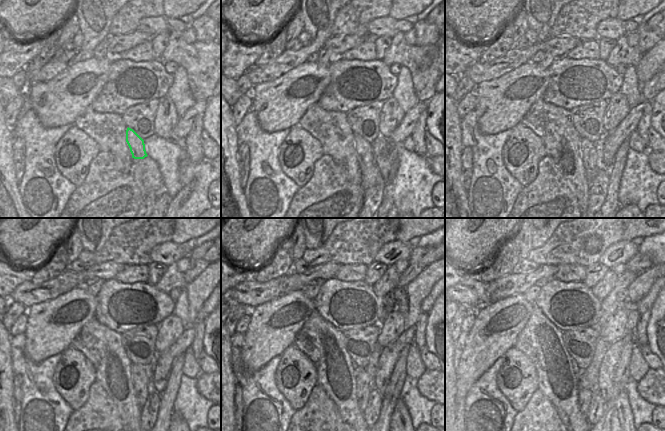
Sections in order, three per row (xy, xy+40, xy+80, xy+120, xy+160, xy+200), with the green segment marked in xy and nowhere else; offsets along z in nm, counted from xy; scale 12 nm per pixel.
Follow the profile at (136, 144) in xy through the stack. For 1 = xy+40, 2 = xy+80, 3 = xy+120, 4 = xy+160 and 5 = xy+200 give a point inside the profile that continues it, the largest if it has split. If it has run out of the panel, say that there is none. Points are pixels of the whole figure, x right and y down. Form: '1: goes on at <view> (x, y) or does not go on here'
1: goes on at xy+40 (364, 150)
2: goes on at xy+80 (588, 149)
3: goes on at xy+120 (140, 379)
4: goes on at xy+160 (362, 377)
5: goes on at xy+200 (584, 395)

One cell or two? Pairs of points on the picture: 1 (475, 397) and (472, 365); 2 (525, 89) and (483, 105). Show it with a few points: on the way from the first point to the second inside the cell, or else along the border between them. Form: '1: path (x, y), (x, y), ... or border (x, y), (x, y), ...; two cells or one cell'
1: border (490, 367), (477, 379), (465, 398); two cells
2: path (515, 97), (499, 105), (493, 105); one cell

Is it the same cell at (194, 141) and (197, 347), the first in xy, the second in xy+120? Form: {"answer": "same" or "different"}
{"answer": "same"}

